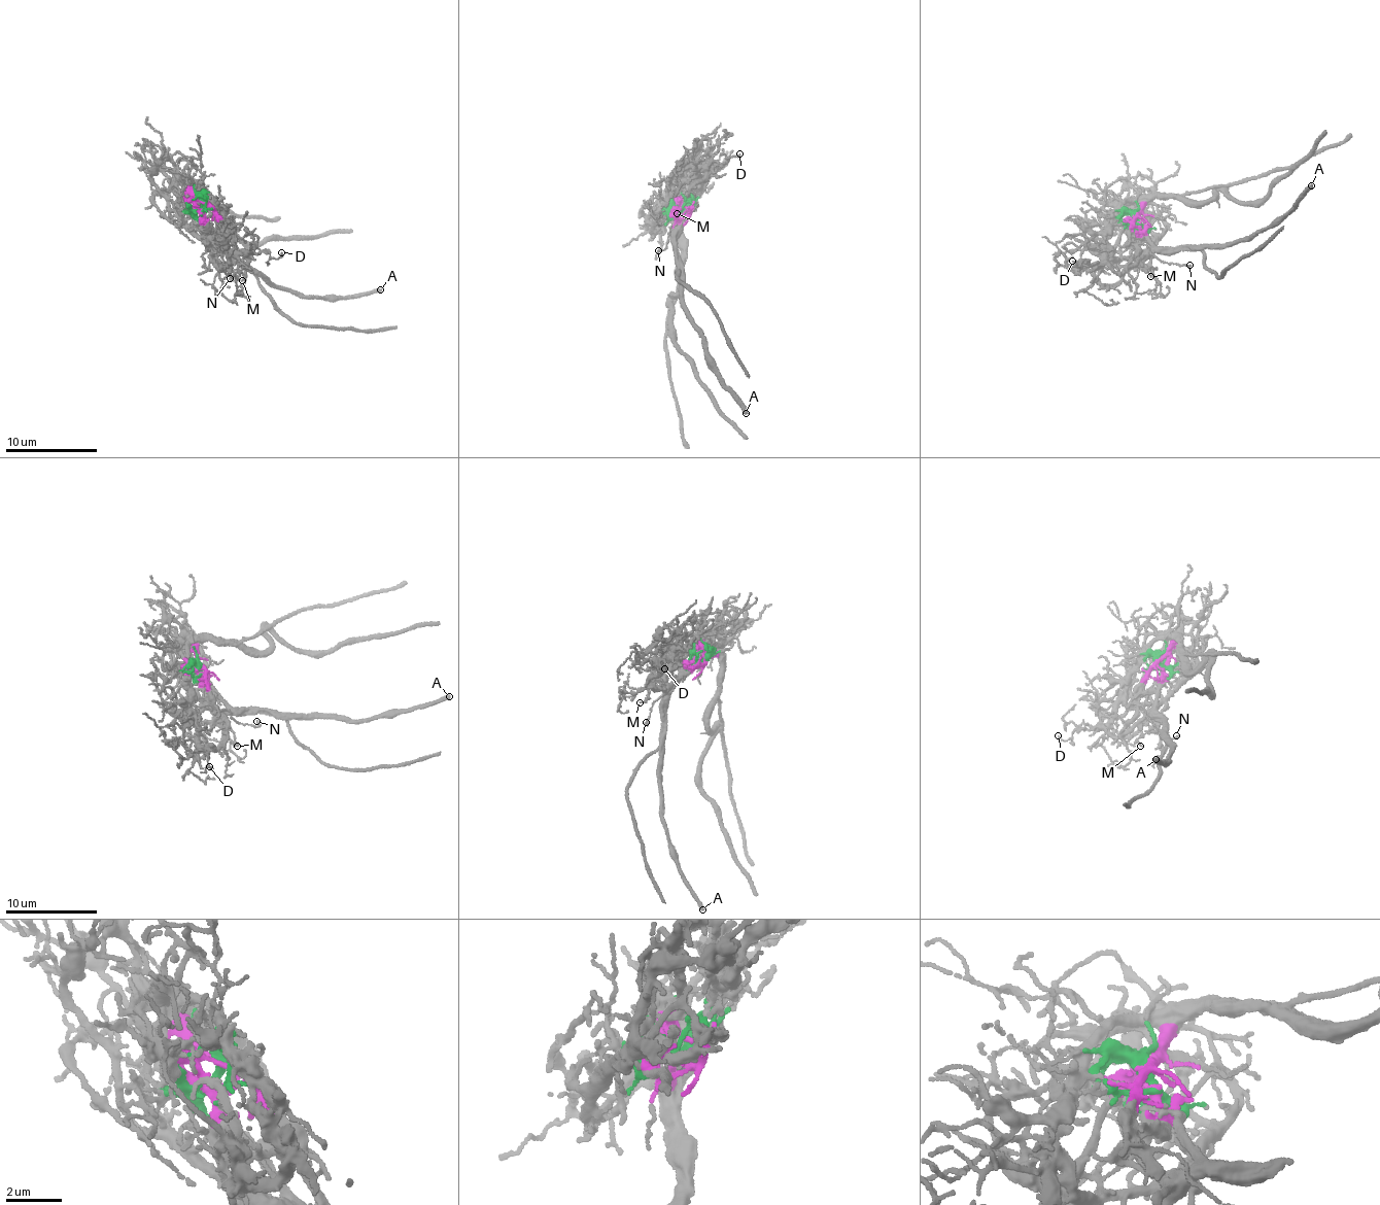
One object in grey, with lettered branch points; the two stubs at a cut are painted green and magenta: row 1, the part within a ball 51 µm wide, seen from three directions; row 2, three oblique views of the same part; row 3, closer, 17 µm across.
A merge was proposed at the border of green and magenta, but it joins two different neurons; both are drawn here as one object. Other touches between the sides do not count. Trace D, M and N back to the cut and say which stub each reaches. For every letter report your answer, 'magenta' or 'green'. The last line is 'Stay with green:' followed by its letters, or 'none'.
D: green
M: magenta
N: magenta
Stay with green: D

